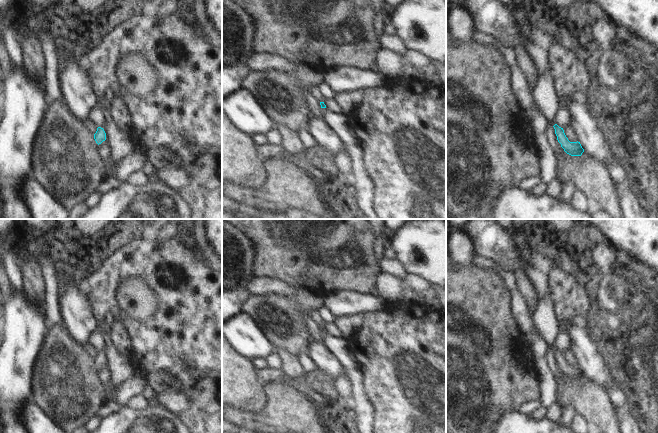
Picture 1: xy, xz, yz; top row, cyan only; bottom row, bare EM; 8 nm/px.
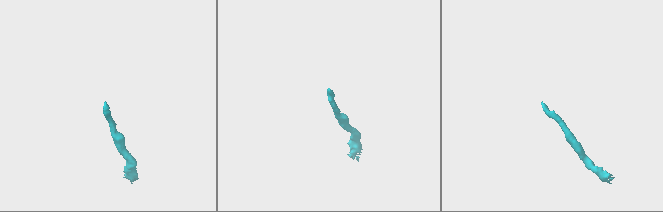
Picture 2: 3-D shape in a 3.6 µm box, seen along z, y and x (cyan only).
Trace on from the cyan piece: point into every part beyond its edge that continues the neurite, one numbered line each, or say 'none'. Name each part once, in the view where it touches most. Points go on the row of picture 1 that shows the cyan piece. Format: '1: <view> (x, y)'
none.

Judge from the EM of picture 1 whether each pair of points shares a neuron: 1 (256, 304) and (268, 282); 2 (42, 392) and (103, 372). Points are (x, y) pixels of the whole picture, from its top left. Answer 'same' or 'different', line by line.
1: different
2: different

